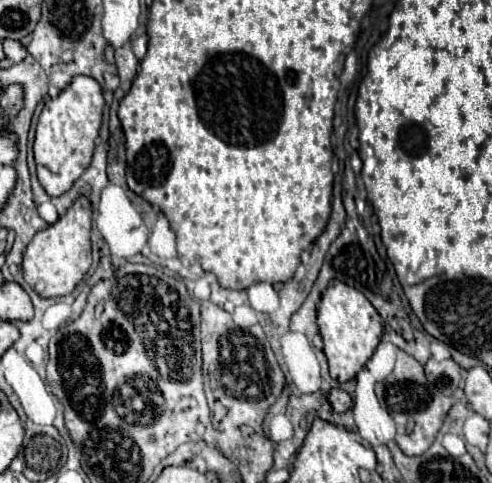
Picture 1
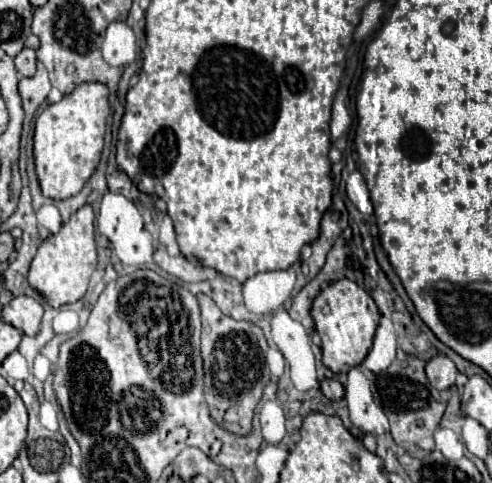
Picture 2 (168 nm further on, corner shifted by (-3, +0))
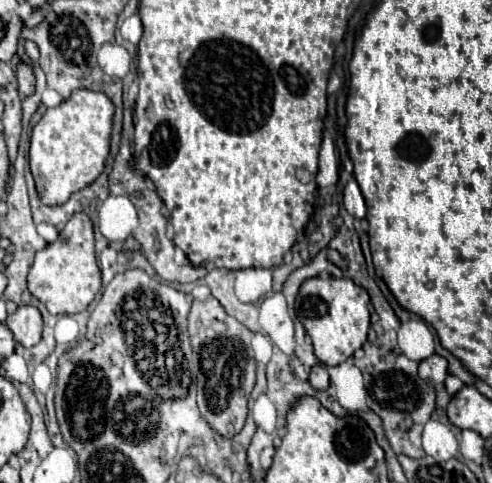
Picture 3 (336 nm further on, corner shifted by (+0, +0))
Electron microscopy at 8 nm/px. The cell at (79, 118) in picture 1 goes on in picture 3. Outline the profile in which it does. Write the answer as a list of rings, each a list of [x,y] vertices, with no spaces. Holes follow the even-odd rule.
[[[77,89],[67,101],[45,111],[33,127],[29,163],[39,199],[45,205],[63,205],[73,193],[91,185],[105,169],[113,131],[115,105],[105,93]]]

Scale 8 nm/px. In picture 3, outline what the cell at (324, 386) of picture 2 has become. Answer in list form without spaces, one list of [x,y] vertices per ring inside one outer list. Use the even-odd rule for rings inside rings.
[[[323,365],[311,367],[311,371],[309,371],[309,385],[313,389],[319,389],[319,391],[323,391],[323,389],[329,387],[329,373],[325,371]]]

